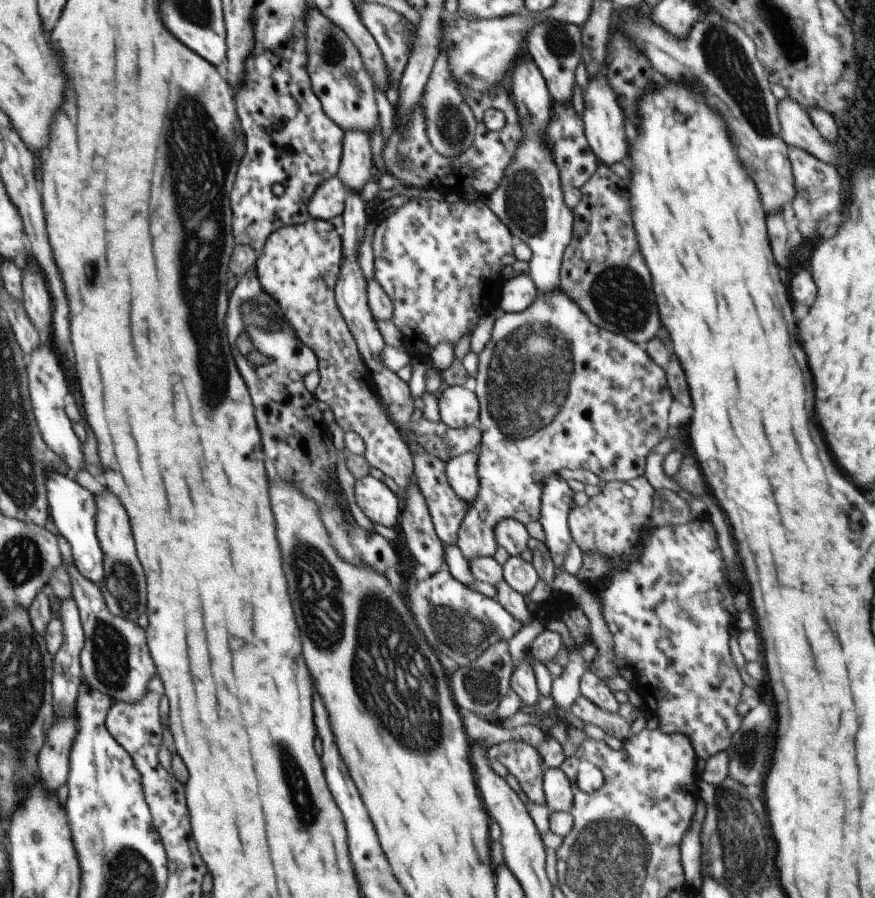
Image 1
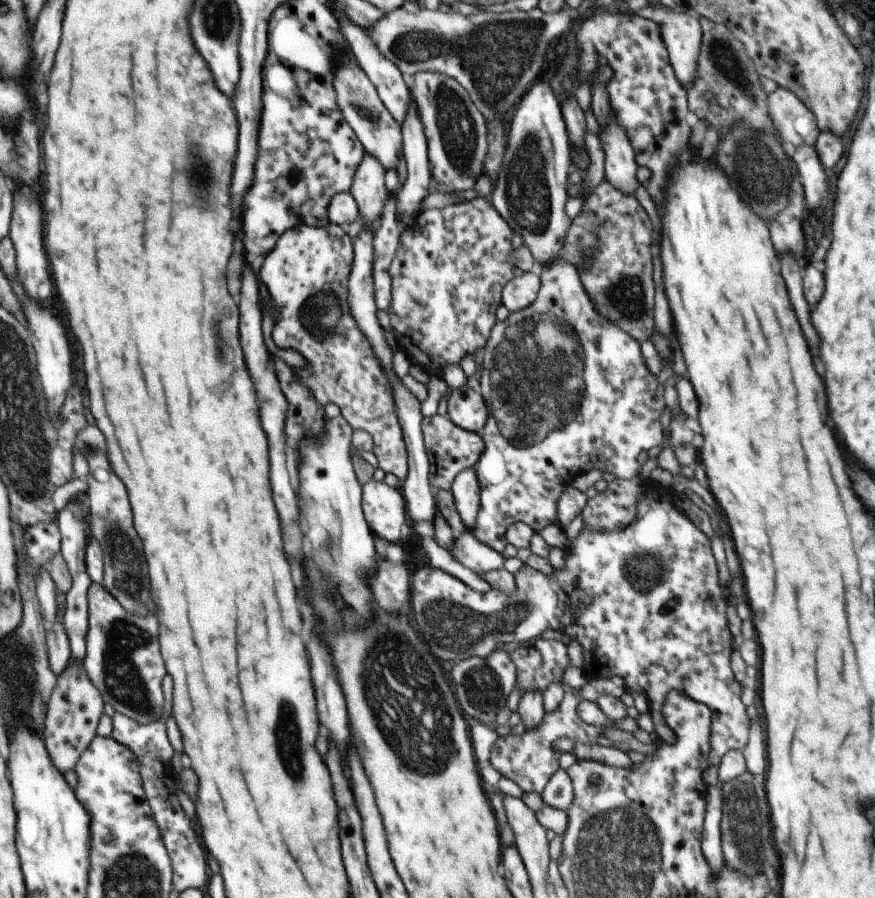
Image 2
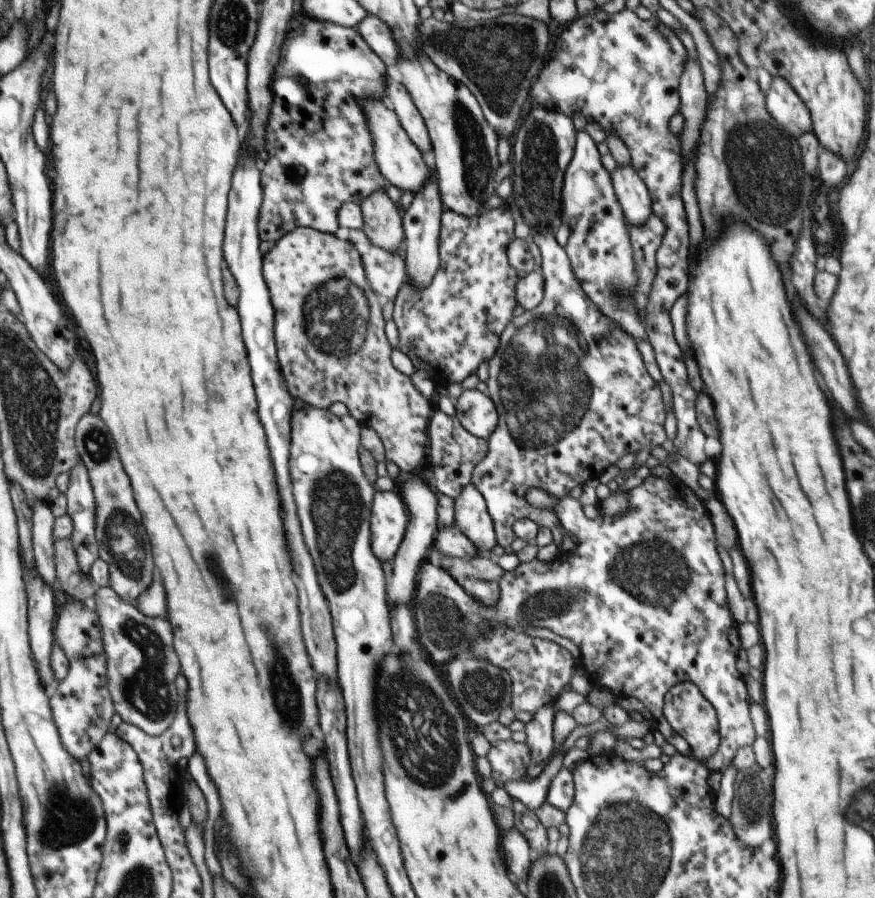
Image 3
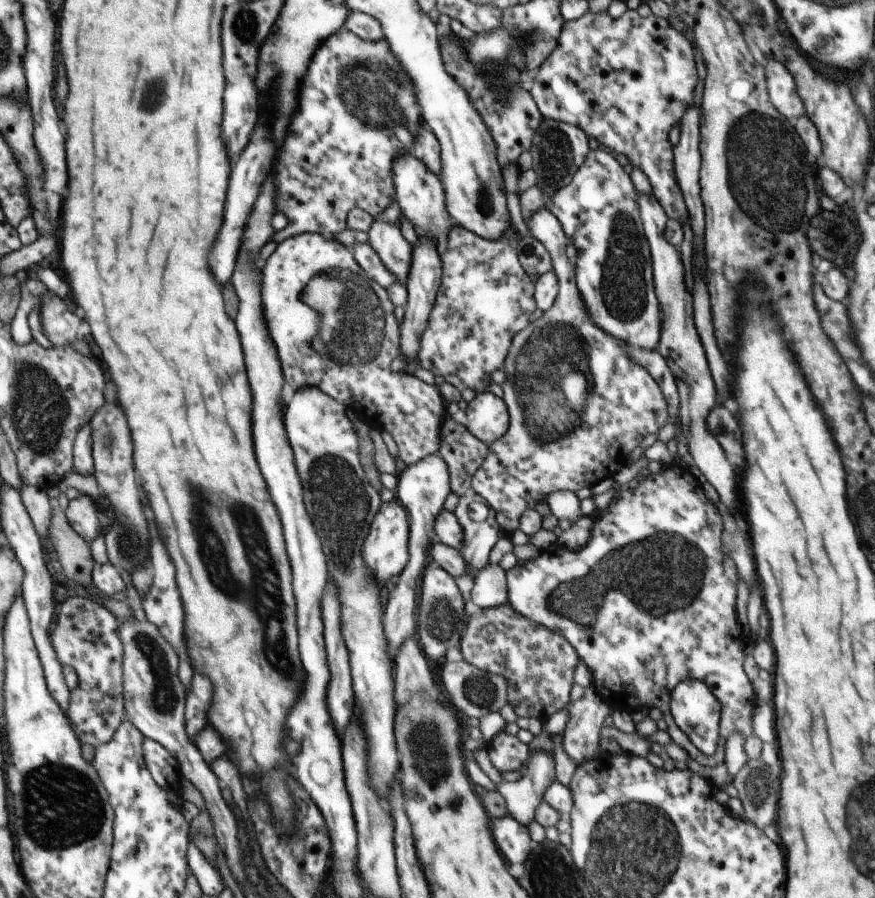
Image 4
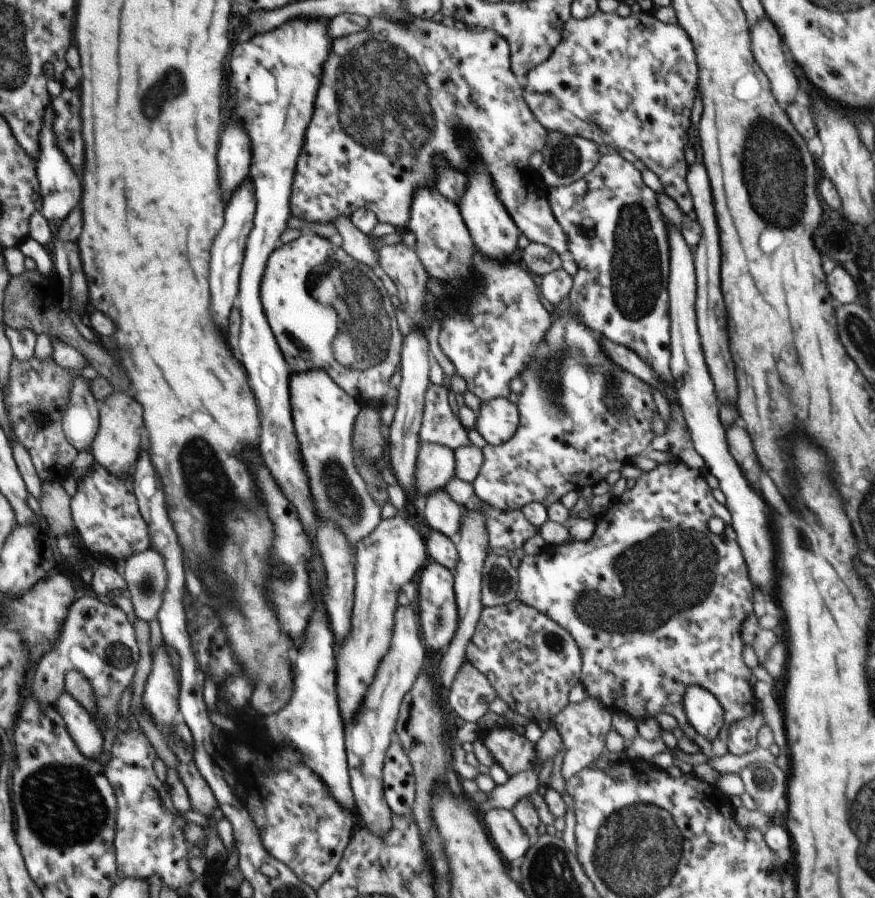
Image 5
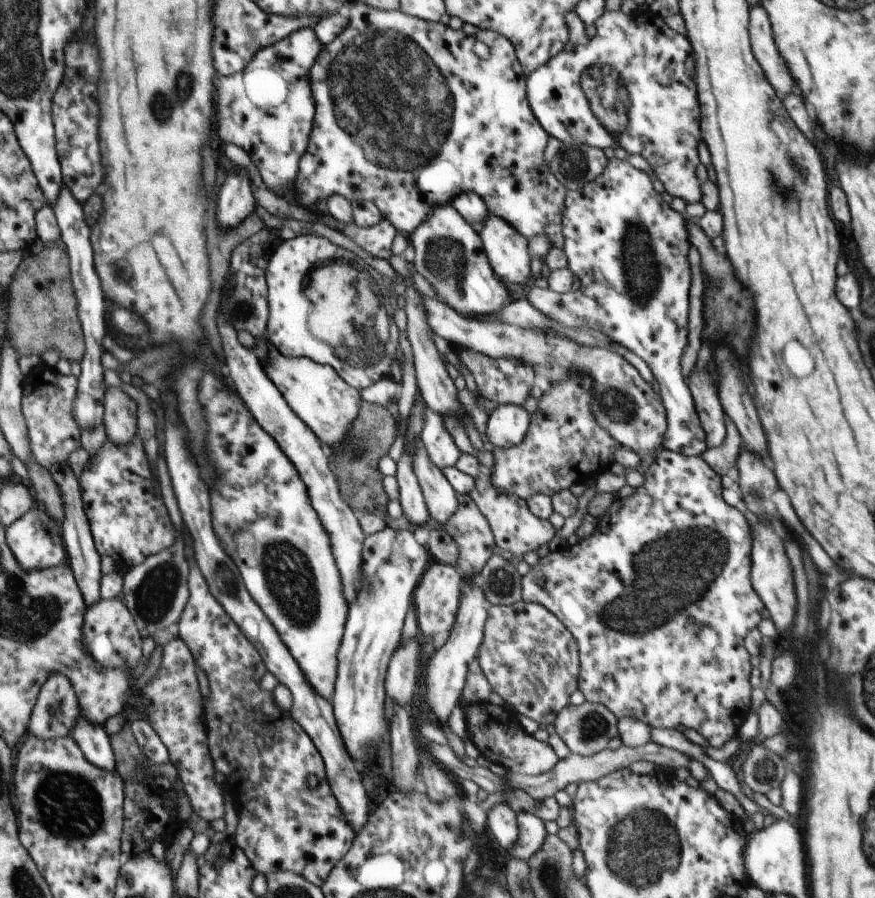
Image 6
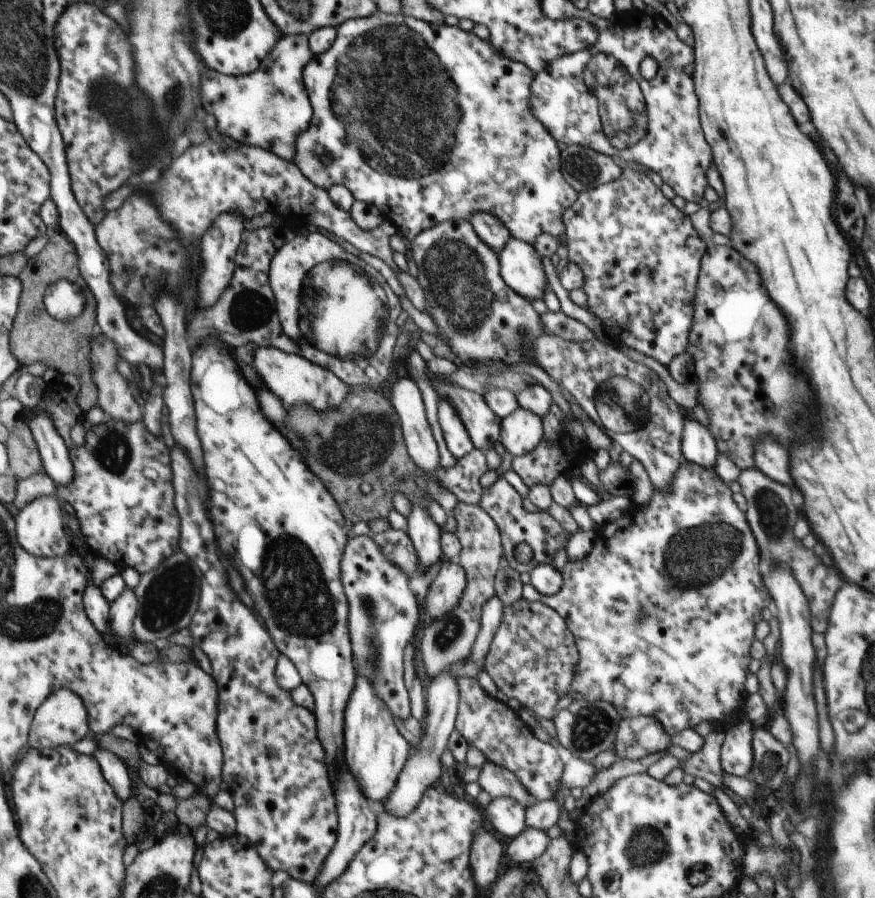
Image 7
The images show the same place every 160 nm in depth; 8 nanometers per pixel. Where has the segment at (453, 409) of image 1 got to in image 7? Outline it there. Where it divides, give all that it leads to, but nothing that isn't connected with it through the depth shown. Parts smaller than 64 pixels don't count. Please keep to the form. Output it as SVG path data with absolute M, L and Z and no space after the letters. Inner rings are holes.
M518 408L502 419L500 442L514 456L533 451L544 438L542 418L532 411Z

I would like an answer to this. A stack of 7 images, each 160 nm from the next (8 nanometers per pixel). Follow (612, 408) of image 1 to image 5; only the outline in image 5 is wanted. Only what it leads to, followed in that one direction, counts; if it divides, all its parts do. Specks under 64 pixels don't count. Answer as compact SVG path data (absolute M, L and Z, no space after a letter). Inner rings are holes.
M388 14L373 16L369 19L368 27L368 29L360 32L332 40L330 54L322 65L319 82L320 90L318 90L318 98L316 98L316 110L314 110L311 123L306 129L305 141L298 157L289 200L291 214L308 222L327 224L329 222L334 223L338 216L350 216L356 209L365 208L371 210L380 223L390 223L395 226L396 230L405 231L411 217L411 204L415 192L422 187L435 188L437 172L432 166L433 157L441 157L448 165L462 171L464 174L472 171L475 168L475 164L486 169L491 176L495 193L510 213L520 232L531 243L540 243L553 248L559 255L564 254L567 250L568 239L565 231L562 230L562 227L553 215L549 198L547 197L550 188L545 184L540 171L530 167L528 163L529 156L532 156L538 150L541 151L546 146L548 133L542 124L539 123L539 120L534 118L532 111L526 104L523 86L518 82L516 75L511 69L510 49L506 39L501 34L494 32L494 30L470 28L460 30L460 28L448 27L443 23L437 23L433 19L412 15L406 16L404 20L392 20ZM410 56L420 64L422 70L430 70L430 74L432 74L432 92L429 92L429 94L428 86L424 82L424 74L420 72L420 68L416 66L416 62ZM560 314L552 323L544 346L538 348L528 368L520 376L525 388L517 403L519 425L514 436L501 445L486 447L483 451L480 472L471 485L484 502L500 510L522 510L533 502L548 508L570 491L580 494L585 486L596 486L612 470L622 470L626 464L631 464L634 456L644 455L650 450L655 437L652 419L657 412L652 388L614 365L604 354L599 338L576 314L574 317ZM608 389L614 389L619 399L623 400L625 406L620 413L612 413L606 408L603 396Z

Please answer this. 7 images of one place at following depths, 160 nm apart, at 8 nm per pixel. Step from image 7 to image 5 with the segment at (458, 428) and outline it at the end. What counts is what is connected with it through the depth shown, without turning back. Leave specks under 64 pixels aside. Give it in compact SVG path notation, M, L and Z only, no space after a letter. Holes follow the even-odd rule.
M422 443L416 461L417 496L442 490L455 475L455 454L438 443Z

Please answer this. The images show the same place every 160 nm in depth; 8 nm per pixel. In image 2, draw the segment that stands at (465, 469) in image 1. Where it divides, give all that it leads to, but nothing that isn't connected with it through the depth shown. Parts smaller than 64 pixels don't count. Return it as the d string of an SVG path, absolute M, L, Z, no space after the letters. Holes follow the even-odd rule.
M466 469L458 474L451 484L450 491L460 518L467 529L472 529L481 505L481 488L475 470Z

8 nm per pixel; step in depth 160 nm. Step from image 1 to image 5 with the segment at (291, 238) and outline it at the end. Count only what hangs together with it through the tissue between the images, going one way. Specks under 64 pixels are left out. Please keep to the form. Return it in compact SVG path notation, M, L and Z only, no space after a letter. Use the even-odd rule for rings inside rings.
M307 233L289 243L280 244L270 254L261 280L261 301L270 328L292 373L324 369L361 407L379 410L387 404L396 404L398 390L390 386L390 377L401 362L403 341L390 295L379 273L352 258L341 246L332 244L322 236ZM326 307L332 307L336 312ZM338 319L342 323L340 330L336 324ZM431 383L425 394L423 423L420 438L422 443L438 443L453 451L472 444L468 432L450 407L449 389Z

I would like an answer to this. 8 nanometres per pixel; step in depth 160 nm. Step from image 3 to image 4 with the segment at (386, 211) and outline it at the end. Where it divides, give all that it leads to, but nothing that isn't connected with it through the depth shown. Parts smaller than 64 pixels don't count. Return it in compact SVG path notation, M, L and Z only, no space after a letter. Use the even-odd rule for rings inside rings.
M374 219L368 231L370 246L381 258L384 266L405 286L413 261L413 247L400 233L399 224Z

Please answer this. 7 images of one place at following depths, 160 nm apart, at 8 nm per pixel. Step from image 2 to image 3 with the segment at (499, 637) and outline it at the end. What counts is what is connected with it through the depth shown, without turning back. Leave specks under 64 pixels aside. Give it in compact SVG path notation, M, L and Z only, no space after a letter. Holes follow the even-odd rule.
M650 475L648 478L636 488L627 492L629 495L628 508L618 516L611 517L610 515L599 515L595 519L587 518L582 511L583 506L578 499L574 499L569 494L565 497L558 498L548 494L541 488L533 488L527 492L527 501L534 507L539 509L553 510L556 513L557 520L560 521L560 525L565 531L570 531L577 538L577 547L569 553L560 552L553 561L544 562L539 559L531 560L527 563L520 563L516 570L504 571L499 578L500 598L495 607L486 607L477 600L474 600L466 591L462 588L460 582L454 580L446 570L442 567L434 566L432 563L426 561L419 570L417 576L417 588L416 594L412 600L412 613L416 618L416 630L418 630L418 638L422 642L422 646L428 650L430 658L436 662L436 664L446 664L454 658L458 658L460 654L468 651L472 640L477 637L479 633L479 626L486 621L490 621L495 627L498 625L506 625L507 629L523 630L525 626L540 626L542 628L548 628L552 632L572 640L576 646L580 649L582 668L586 671L586 674L590 678L590 682L601 688L608 688L614 696L629 697L634 696L638 698L642 704L648 710L650 710L653 716L653 729L660 731L660 734L664 736L665 741L669 742L676 748L676 750L684 756L691 756L691 748L687 743L687 740L680 736L675 729L670 726L670 723L666 720L663 713L663 706L665 703L665 696L668 690L678 683L688 681L698 685L698 688L702 691L702 694L713 704L713 707L717 712L717 719L719 720L719 735L721 738L718 750L709 756L705 762L708 770L723 772L723 770L733 762L735 754L738 749L747 746L753 746L753 742L757 737L755 732L755 726L753 725L750 714L751 699L746 691L746 683L742 673L736 668L736 660L738 658L738 650L741 648L741 640L739 639L739 624L734 621L730 609L728 609L728 601L726 599L726 589L724 589L724 576L725 570L723 562L719 557L717 549L717 540L715 537L715 528L713 522L709 518L705 503L701 501L694 492L687 490L682 482L678 481L674 475L668 478L659 478ZM576 584L580 584L580 602L576 600L574 602L574 592L578 588L574 588Z

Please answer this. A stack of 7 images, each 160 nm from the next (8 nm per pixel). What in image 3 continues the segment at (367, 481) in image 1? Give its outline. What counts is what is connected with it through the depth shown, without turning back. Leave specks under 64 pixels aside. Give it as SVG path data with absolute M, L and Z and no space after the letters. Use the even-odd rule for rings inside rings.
M375 490L371 511L372 552L381 563L392 564L407 529L405 502L392 491Z

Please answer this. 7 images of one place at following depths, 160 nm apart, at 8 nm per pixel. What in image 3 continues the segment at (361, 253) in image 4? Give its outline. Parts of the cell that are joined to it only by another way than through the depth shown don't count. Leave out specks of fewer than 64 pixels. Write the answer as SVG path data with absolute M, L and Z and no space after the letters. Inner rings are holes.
M371 245L361 255L370 286L383 301L394 299L407 282L403 258L403 246L396 253L387 253L386 250Z

